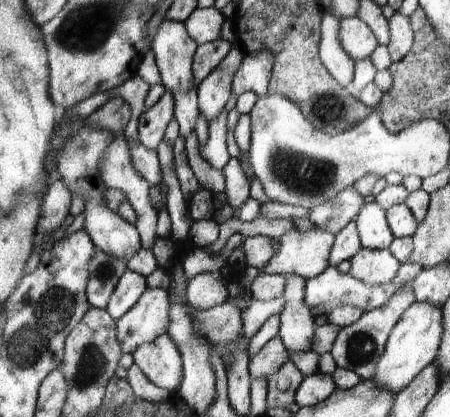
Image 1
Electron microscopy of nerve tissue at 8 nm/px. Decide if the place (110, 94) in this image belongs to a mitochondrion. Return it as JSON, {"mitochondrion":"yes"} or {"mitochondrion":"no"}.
{"mitochondrion":"no"}

